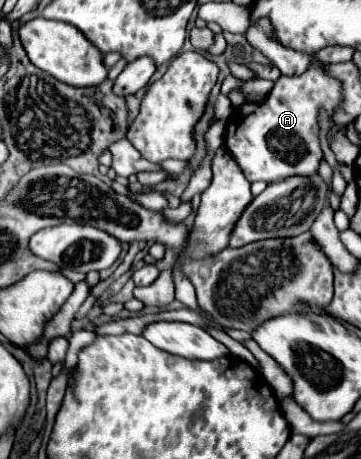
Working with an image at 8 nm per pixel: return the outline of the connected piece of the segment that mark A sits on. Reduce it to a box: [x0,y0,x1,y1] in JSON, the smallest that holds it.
[224,63,340,183]

